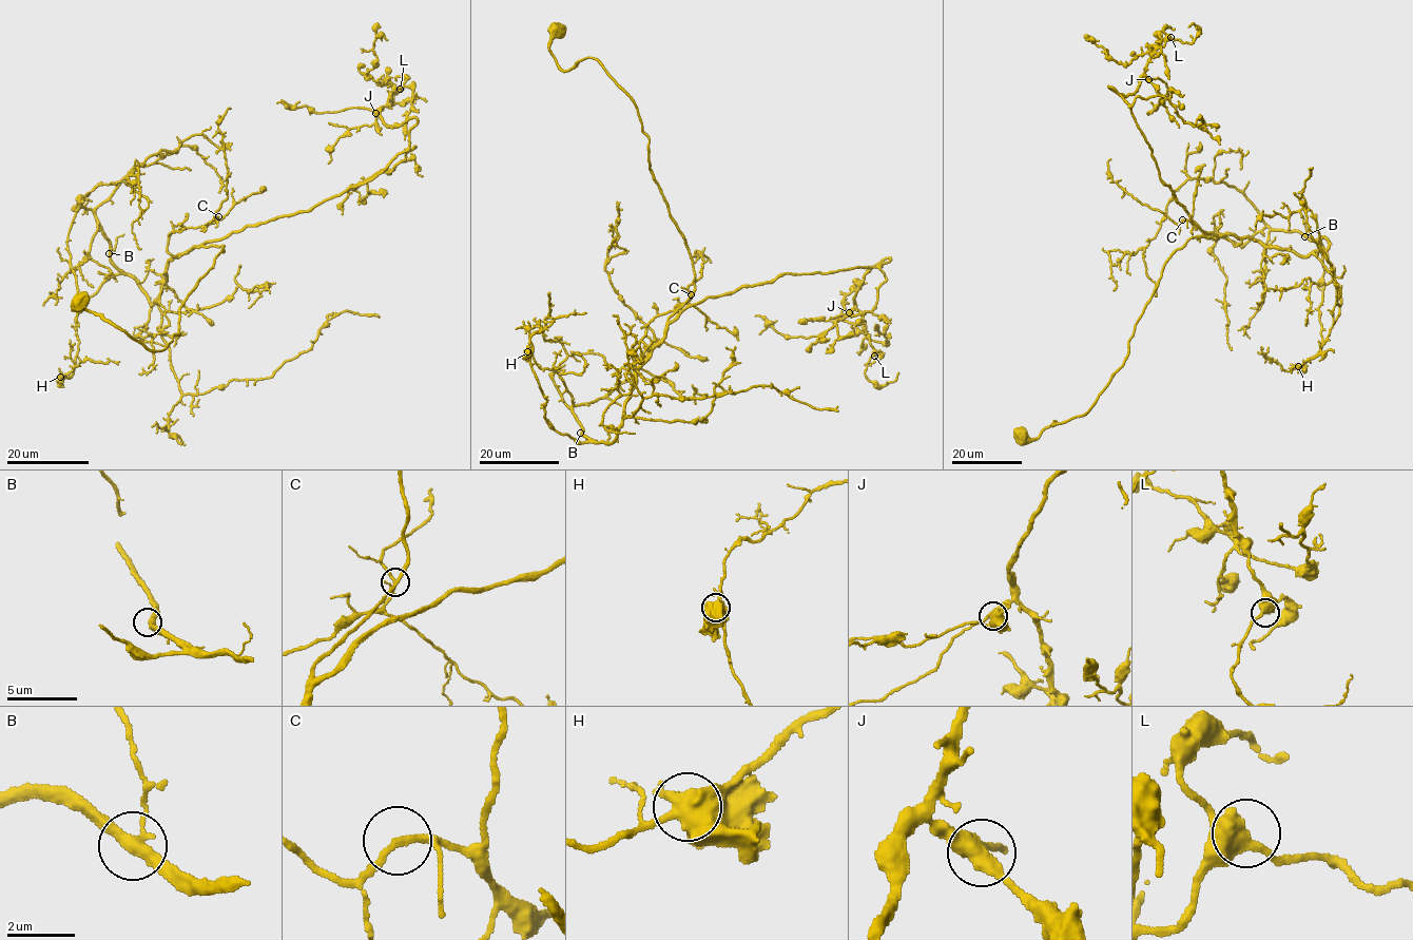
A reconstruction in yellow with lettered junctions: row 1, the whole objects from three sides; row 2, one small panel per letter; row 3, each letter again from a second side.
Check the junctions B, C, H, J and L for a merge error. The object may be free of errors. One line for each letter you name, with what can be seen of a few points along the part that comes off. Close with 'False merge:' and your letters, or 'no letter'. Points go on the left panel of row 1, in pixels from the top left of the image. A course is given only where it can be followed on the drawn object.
False merge: no letter

